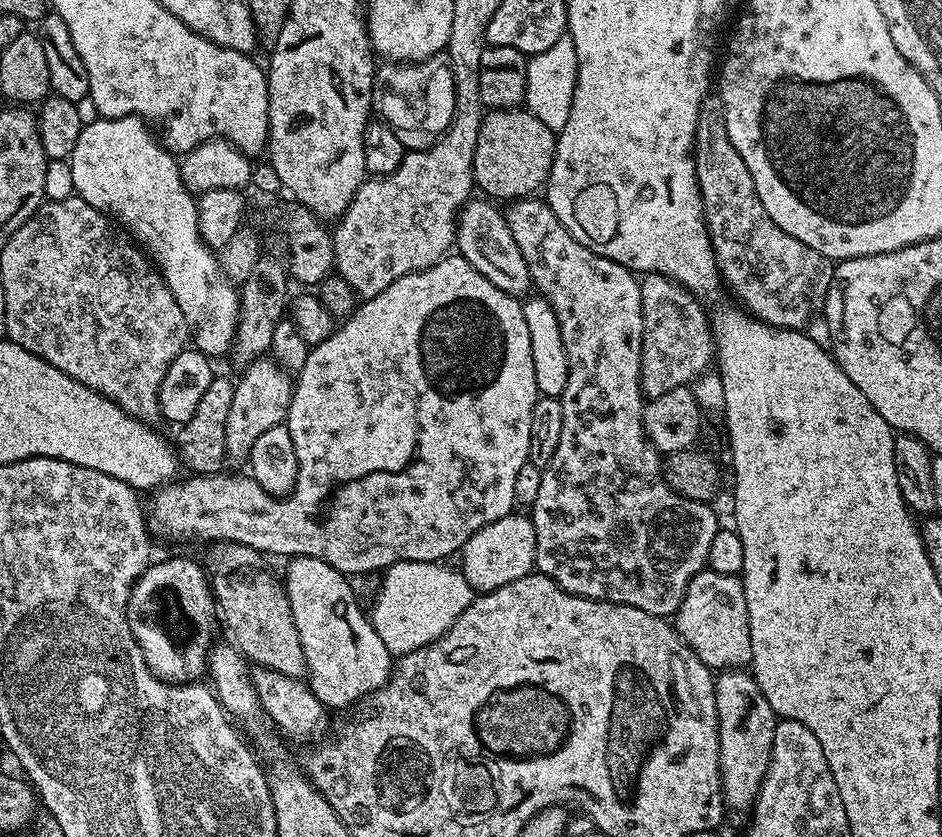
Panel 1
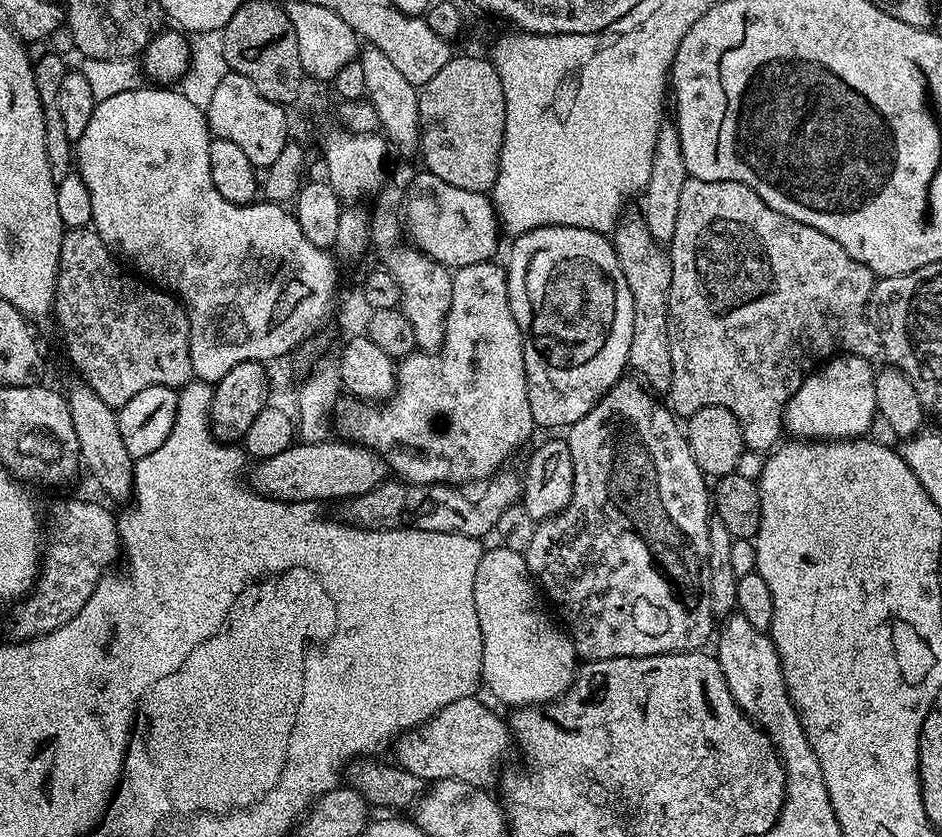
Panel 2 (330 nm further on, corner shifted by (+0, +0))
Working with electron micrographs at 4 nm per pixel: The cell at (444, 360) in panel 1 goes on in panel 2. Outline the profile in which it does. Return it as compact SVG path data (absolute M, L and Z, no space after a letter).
M496 262L487 264L475 264L474 266L462 266L451 273L452 301L446 314L444 323L444 345L438 352L415 351L411 356L399 361L396 370L396 390L383 402L369 402L355 398L337 399L334 405L334 428L339 435L349 442L364 445L371 452L377 452L384 459L385 465L392 468L399 479L410 484L455 484L467 485L467 480L487 481L505 467L504 464L528 439L532 436L534 425L530 414L530 394L526 382L526 362L524 361L524 339L522 330L510 310L510 298L508 297L508 273Z

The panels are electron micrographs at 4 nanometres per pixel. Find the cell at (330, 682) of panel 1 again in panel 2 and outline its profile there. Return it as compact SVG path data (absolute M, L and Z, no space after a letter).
M475 695L458 698L458 702L450 702L450 706L431 716L425 724L397 736L394 741L395 763L425 782L457 780L491 789L491 784L500 776L508 747L511 749L514 741L505 717L503 720L476 699Z

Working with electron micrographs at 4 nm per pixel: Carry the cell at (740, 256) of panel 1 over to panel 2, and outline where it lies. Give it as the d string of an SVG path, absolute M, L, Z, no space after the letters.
M688 178L682 186L678 205L678 220L670 241L672 277L668 291L668 333L670 334L670 382L666 389L667 403L677 417L687 418L706 406L722 406L738 418L744 447L750 451L767 454L781 443L780 432L785 431L784 411L790 398L802 386L802 382L821 362L837 355L861 356L875 361L881 355L880 334L870 319L870 301L874 296L874 277L866 265L850 258L834 238L826 238L822 230L806 226L778 210L774 210L757 192L742 182L702 182Z

